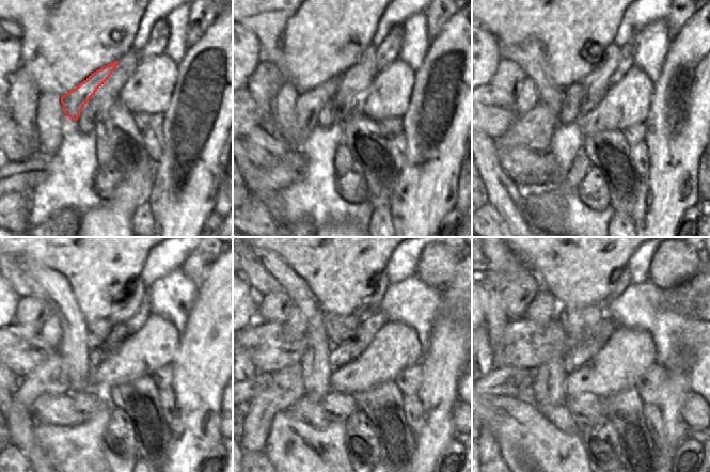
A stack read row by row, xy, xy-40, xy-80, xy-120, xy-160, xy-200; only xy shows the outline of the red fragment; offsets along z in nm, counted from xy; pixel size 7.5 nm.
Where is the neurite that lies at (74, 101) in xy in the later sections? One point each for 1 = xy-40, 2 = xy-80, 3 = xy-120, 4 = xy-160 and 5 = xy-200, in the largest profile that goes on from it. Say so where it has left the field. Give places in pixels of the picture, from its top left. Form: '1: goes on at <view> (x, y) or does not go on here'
1: goes on at xy-40 (310, 104)
2: goes on at xy-80 (533, 130)
3: goes on at xy-120 (18, 394)
4: goes on at xy-160 (286, 388)
5: goes on at xy-200 (493, 453)

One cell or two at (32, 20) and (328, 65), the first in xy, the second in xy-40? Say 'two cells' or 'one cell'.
one cell

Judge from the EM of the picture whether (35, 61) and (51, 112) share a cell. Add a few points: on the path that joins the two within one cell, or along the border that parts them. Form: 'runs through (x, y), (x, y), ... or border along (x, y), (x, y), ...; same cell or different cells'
border along (40, 92), (54, 92), (61, 96); different cells

